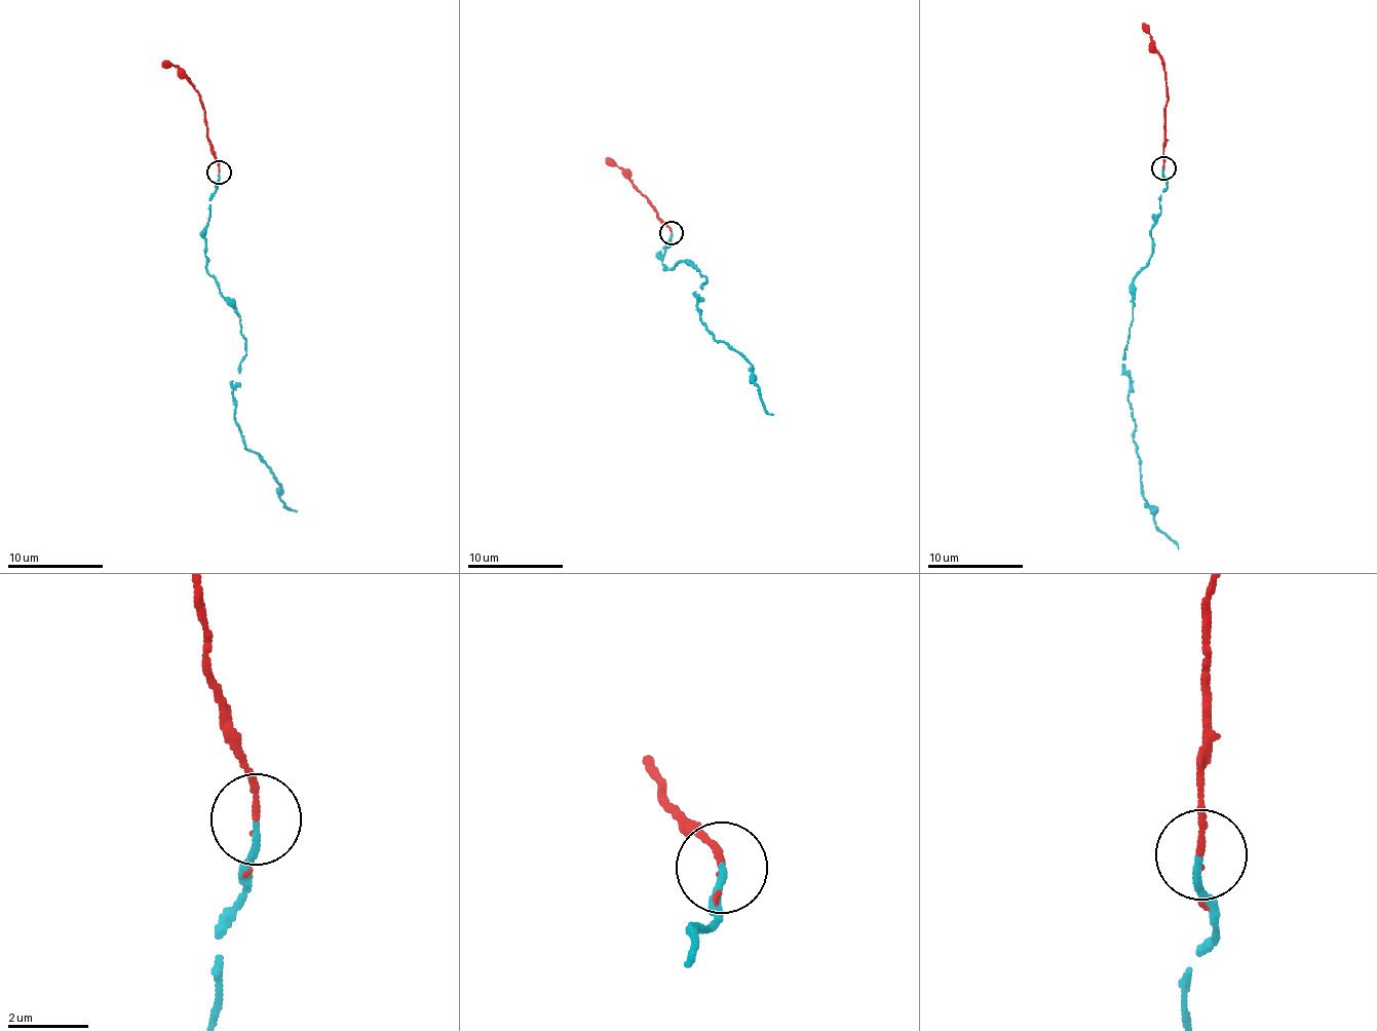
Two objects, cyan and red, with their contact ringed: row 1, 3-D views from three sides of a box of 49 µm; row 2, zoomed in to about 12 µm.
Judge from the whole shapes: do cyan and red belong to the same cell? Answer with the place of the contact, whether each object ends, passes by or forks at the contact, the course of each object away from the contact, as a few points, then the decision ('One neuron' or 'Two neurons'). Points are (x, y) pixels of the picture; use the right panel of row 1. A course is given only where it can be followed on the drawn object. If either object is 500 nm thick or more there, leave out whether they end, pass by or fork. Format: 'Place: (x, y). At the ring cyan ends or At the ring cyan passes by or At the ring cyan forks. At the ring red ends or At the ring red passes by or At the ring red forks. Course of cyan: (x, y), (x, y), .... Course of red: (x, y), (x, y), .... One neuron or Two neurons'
Place: (1163, 167). At the ring cyan ends. At the ring red passes by. Course of cyan: (1164, 167), (1151, 256), (1134, 281), (1121, 370), (1129, 376), (1141, 492), (1179, 548). Course of red: (1164, 167), (1168, 94), (1165, 69), (1154, 43), (1142, 24). One neuron

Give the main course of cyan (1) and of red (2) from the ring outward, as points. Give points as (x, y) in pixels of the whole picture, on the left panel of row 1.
1: (218, 172), (204, 256), (246, 341), (232, 387), (234, 420), (283, 505), (297, 511)
2: (218, 172), (203, 104), (194, 83), (180, 69), (162, 64)

